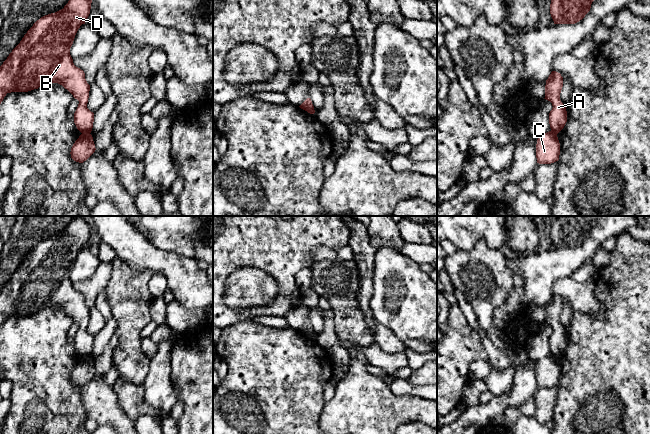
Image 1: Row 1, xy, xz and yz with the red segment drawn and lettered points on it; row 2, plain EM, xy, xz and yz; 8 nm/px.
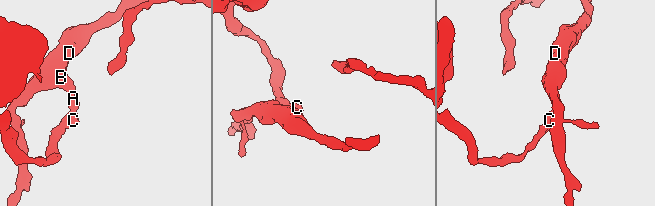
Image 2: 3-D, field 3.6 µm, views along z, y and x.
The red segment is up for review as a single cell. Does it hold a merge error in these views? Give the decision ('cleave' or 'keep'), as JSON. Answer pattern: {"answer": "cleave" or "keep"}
{"answer": "cleave"}

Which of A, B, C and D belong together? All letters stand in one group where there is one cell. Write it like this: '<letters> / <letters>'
A B D / C

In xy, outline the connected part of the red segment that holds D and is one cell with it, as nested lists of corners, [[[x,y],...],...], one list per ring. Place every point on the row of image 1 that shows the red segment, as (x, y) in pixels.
[[[69,0],[63,9],[45,15],[33,24],[0,66],[0,104],[7,93],[28,92],[46,84],[58,83],[79,101],[74,113],[77,129],[82,134],[91,133],[94,113],[87,108],[90,85],[84,71],[74,65],[70,55],[75,35],[90,14],[91,3],[92,0]]]

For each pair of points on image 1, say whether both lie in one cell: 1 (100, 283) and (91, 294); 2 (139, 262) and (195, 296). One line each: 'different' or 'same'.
1: same
2: same

